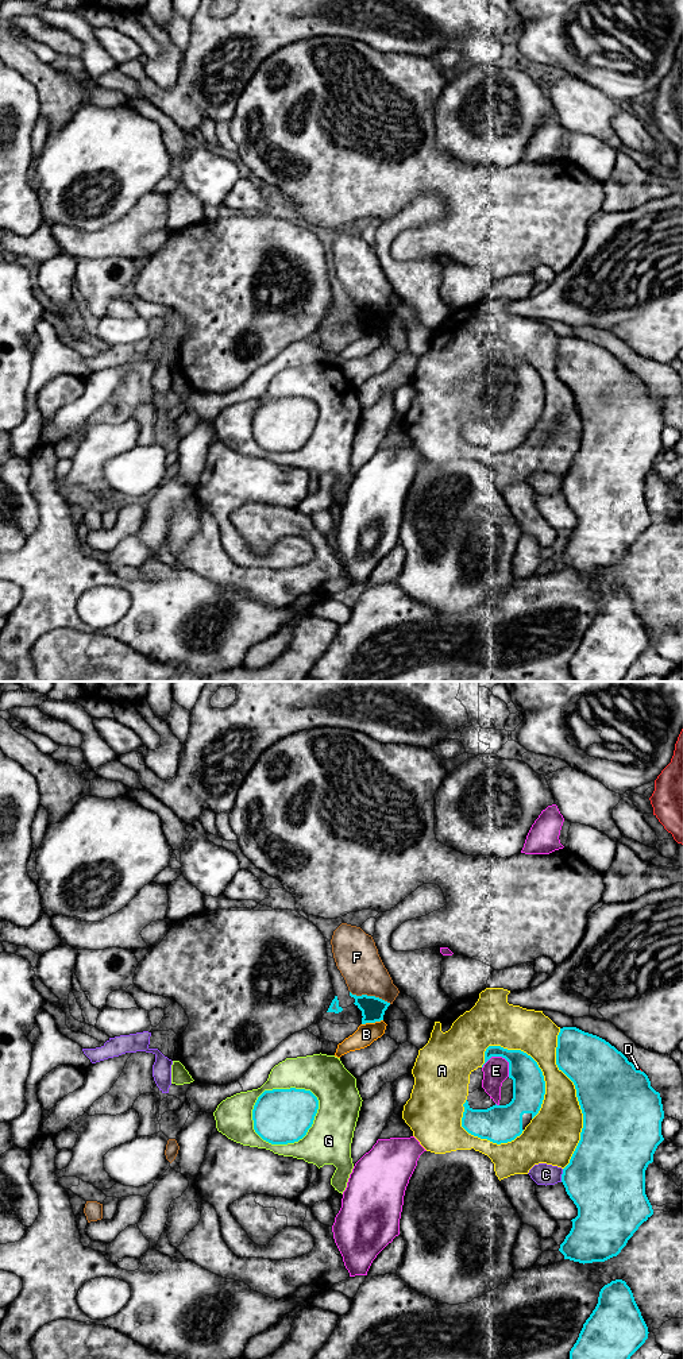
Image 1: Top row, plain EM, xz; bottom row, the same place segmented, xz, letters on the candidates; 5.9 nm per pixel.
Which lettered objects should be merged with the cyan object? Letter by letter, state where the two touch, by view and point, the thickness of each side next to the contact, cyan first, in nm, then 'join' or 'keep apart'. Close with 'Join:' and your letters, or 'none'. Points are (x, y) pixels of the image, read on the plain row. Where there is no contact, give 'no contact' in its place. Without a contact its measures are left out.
A: xz (578, 408) | 440/300 nm | keep apart
B: xz (371, 331) | 150/120 nm | keep apart
C: xz (562, 485) | 460/130 nm | keep apart
D: xz (636, 378) | 440/20 nm | keep apart
E: xz (501, 365) | 190/160 nm | keep apart
F: xz (370, 305) | 150/260 nm | keep apart
G: xz (296, 450) | 320/280 nm | keep apart
Join: none

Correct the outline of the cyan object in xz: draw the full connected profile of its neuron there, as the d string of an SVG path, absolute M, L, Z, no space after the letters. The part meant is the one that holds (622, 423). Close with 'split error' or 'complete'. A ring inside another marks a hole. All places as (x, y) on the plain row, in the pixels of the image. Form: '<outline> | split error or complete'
M563 336L557 344L556 374L575 394L583 422L580 449L563 478L562 491L578 517L572 537L560 553L564 568L579 572L605 571L617 565L628 549L652 524L645 503L645 479L653 471L657 455L664 449L661 431L664 420L660 402L651 395L648 385L637 379L628 367L605 348L576 336Z | complete

